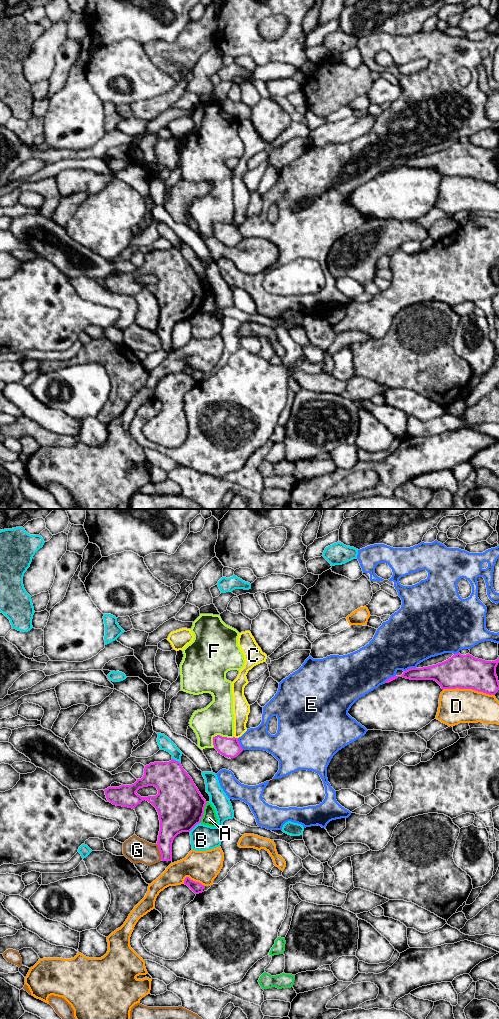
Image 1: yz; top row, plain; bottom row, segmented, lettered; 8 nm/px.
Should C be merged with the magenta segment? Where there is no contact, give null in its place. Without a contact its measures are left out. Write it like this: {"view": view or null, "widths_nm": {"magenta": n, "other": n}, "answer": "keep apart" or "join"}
{"view": "yz", "widths_nm": {"magenta": 160, "other": 140}, "answer": "keep apart"}

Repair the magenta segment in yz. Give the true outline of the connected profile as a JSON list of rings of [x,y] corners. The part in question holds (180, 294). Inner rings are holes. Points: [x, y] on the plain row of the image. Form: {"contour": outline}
{"contour": [[[172,247],[169,250],[154,250],[146,253],[144,263],[132,273],[108,275],[104,278],[107,288],[116,294],[135,295],[146,288],[157,298],[160,308],[160,319],[157,333],[162,349],[172,349],[172,331],[174,326],[182,320],[190,320],[201,310],[206,288],[203,286],[192,266],[183,257],[180,250]],[[154,274],[158,278],[156,284],[141,285],[136,280],[143,275]]]}

